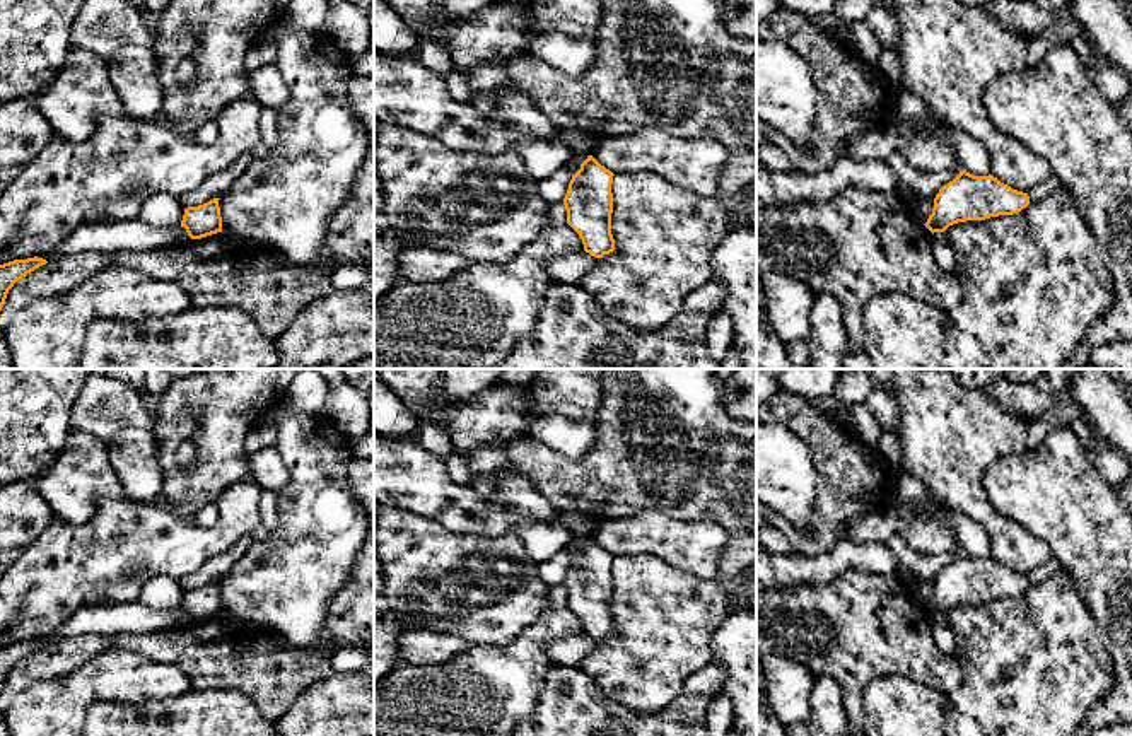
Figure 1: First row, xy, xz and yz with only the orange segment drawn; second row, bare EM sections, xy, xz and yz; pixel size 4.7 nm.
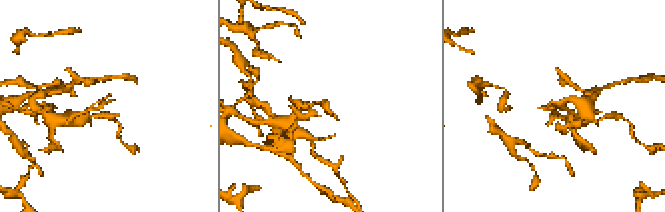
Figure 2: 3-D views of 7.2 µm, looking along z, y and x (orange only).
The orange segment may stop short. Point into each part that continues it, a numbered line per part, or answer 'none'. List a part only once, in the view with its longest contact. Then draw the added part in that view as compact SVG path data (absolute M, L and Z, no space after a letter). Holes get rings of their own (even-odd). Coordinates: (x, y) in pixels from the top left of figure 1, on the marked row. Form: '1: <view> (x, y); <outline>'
none

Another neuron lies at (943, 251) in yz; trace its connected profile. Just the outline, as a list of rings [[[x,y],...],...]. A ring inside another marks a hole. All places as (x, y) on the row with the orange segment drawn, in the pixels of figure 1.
[[[934,232],[931,237],[931,249],[934,253],[934,258],[937,261],[937,265],[944,270],[944,272],[954,272],[954,249],[948,239],[948,236],[944,232]]]

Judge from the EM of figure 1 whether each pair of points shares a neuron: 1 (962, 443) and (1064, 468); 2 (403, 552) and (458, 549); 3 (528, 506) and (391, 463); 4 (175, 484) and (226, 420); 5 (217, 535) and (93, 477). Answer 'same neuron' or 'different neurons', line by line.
1: different neurons
2: same neuron
3: different neurons
4: same neuron
5: different neurons

